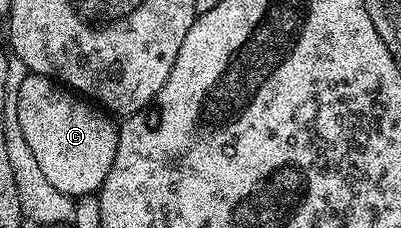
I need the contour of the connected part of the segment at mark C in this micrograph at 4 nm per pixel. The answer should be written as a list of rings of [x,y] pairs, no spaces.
[[[31,72],[25,76],[16,85],[16,120],[28,147],[32,147],[40,171],[64,195],[77,199],[97,194],[104,179],[108,179],[108,171],[112,171],[112,159],[116,159],[119,126],[113,125],[111,118],[89,100],[63,87],[53,77]]]

